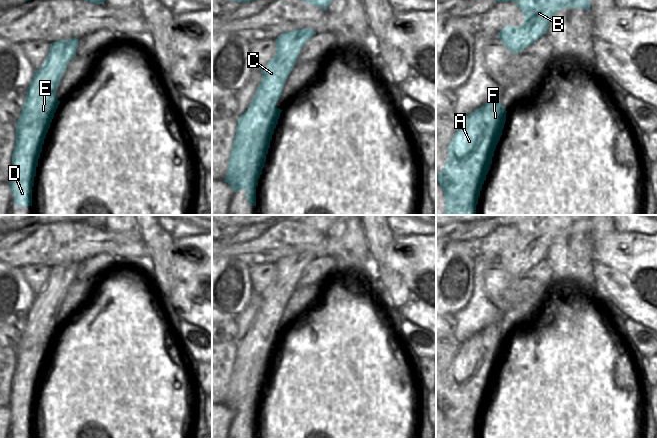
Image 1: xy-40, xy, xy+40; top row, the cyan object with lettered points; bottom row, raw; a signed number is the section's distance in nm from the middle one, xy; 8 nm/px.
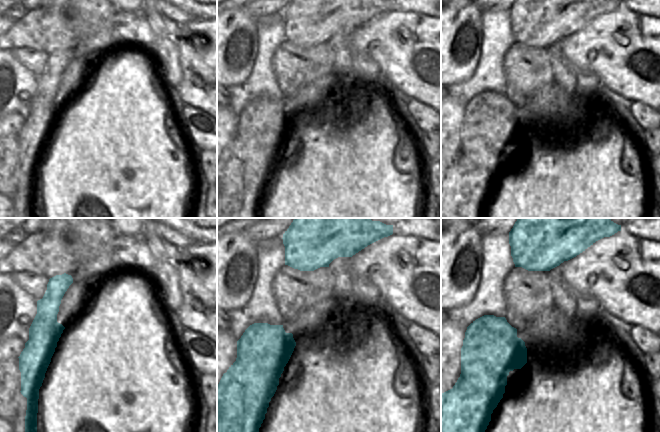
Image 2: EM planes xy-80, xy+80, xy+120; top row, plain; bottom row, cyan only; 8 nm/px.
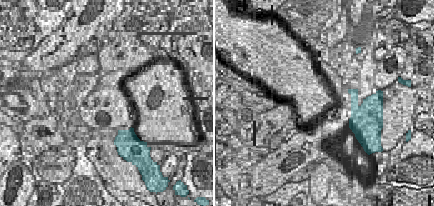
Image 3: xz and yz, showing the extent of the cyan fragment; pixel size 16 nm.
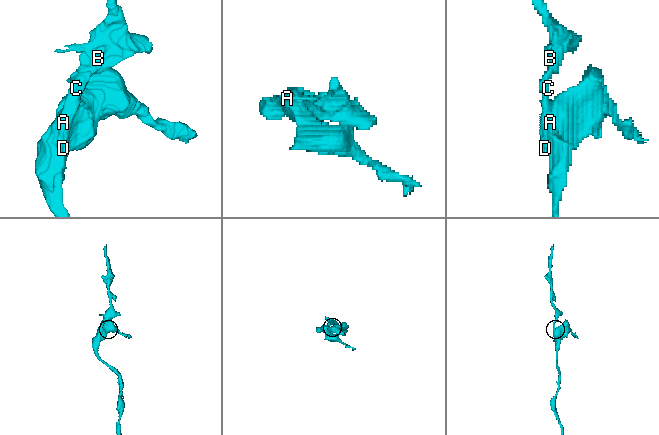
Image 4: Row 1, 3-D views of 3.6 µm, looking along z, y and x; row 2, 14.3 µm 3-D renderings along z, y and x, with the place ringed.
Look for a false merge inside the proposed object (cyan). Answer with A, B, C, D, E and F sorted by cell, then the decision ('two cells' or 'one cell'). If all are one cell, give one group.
A B C D E / F; two cells

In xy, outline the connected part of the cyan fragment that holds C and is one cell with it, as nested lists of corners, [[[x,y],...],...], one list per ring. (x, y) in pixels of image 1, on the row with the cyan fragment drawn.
[[[303,28],[301,30],[285,32],[278,36],[274,57],[268,62],[265,68],[260,70],[262,81],[256,91],[256,95],[252,99],[248,109],[238,118],[236,135],[232,143],[228,171],[224,181],[232,187],[234,192],[239,192],[245,188],[250,206],[256,206],[256,187],[258,186],[258,179],[262,174],[262,169],[266,162],[270,141],[272,140],[272,136],[267,135],[268,123],[274,114],[278,114],[275,111],[277,108],[276,103],[282,95],[282,89],[286,83],[286,79],[297,62],[302,47],[315,34],[311,28]]]

